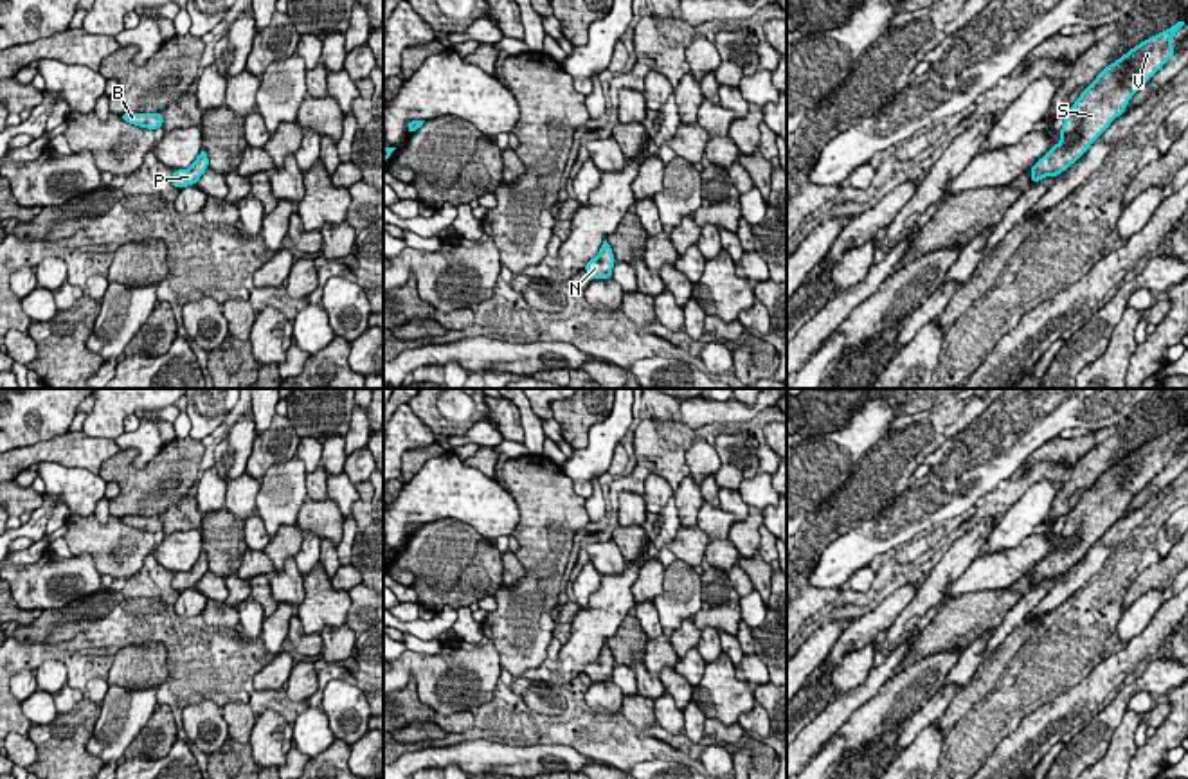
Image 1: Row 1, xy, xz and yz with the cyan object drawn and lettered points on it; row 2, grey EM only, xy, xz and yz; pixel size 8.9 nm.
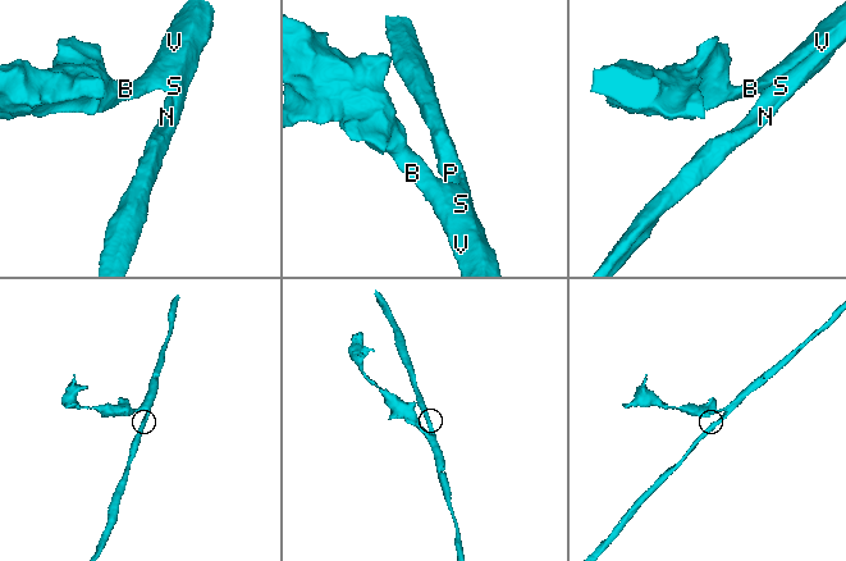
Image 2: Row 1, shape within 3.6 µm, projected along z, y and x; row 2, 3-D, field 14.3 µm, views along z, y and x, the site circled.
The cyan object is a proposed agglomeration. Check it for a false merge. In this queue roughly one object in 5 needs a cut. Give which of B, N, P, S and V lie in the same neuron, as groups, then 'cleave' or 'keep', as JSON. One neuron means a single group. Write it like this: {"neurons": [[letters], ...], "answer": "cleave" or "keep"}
{"neurons": [["B", "N", "P", "S", "V"]], "answer": "keep"}

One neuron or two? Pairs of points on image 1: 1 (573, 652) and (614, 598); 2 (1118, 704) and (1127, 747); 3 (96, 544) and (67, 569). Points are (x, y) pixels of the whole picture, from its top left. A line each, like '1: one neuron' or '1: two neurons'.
1: one neuron
2: two neurons
3: two neurons

